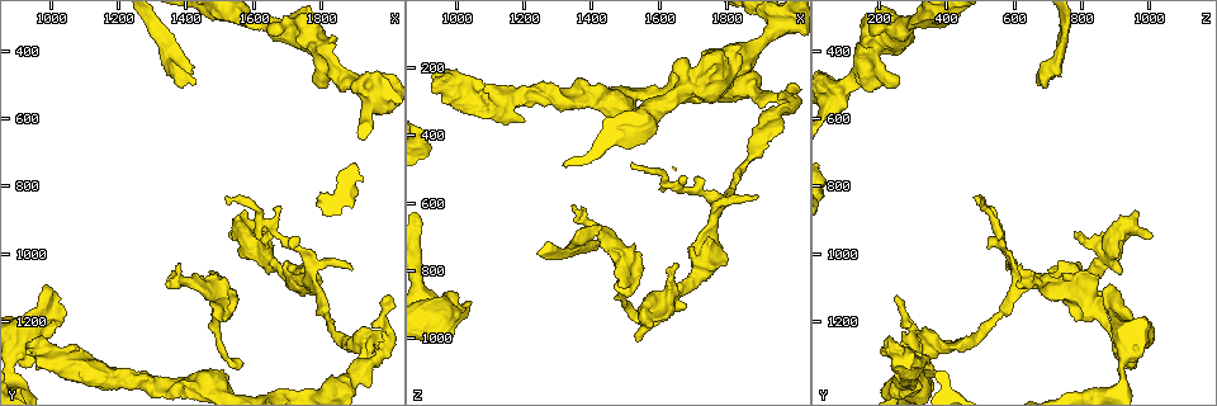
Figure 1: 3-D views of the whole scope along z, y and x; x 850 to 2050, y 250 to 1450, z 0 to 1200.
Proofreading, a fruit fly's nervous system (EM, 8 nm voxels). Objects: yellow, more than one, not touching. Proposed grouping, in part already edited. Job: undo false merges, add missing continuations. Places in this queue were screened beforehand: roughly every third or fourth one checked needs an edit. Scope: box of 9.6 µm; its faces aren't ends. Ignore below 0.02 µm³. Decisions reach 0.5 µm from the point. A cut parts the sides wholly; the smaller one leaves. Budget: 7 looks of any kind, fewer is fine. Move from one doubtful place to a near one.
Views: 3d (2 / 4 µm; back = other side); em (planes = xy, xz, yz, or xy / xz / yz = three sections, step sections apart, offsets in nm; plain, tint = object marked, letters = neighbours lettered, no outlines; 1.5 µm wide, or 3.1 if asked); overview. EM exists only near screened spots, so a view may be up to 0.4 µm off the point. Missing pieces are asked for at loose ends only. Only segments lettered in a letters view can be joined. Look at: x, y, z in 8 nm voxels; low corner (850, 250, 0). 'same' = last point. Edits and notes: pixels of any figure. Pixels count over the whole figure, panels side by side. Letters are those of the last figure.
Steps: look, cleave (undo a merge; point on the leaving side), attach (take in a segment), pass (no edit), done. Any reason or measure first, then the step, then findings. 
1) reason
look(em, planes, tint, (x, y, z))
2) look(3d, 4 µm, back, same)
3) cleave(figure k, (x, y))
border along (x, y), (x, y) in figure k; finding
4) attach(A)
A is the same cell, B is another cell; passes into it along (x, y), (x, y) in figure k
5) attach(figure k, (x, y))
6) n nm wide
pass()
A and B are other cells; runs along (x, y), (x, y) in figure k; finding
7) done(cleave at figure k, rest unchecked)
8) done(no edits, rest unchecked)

branch stops here
look(em, planes, letters, (1520, 830, 490))

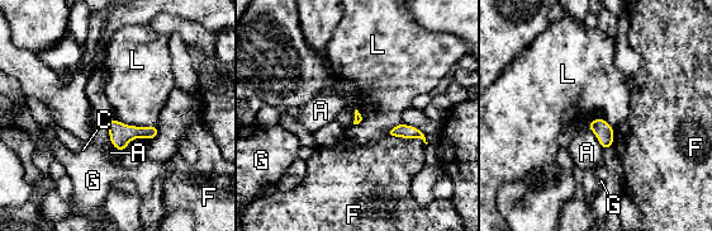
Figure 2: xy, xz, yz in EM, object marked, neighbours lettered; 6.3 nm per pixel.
pass()
A, C, F, G and L are other cells; none of them fits

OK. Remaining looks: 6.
branch stops here
look(em, xz, step 4, tint, (1370, 1030, 610))

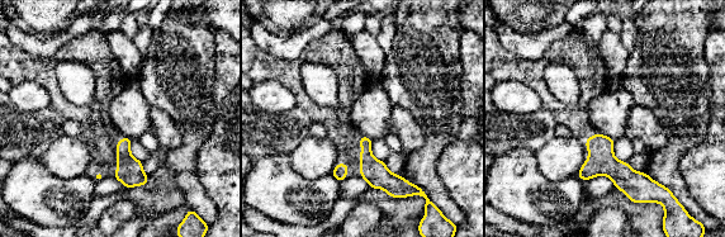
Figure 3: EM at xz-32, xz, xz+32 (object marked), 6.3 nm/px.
another direction
look(em, planes, letters, same)

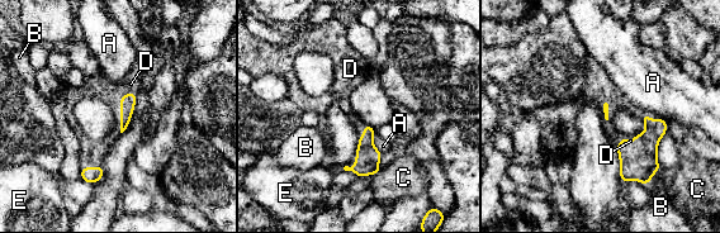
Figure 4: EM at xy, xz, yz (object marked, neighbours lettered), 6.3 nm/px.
attach(D)
D is the same cell, A, B, C and E are other cells; passes into it along (127, 103), (121, 109), (131, 84) in figure 4; it goes on there

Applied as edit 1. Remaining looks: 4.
redraw
look(overview)

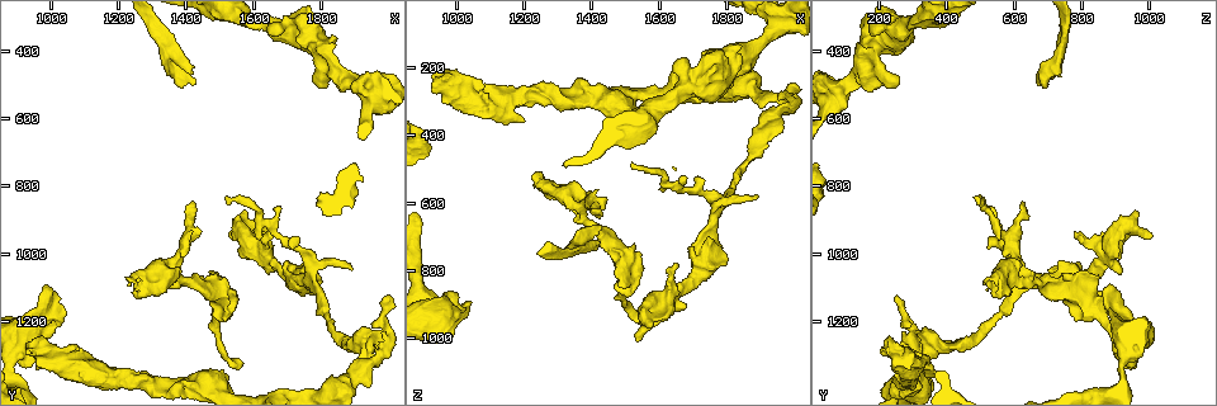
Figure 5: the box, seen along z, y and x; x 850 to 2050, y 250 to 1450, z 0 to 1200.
look(3d, 4 µm, (920, 1300, 220))

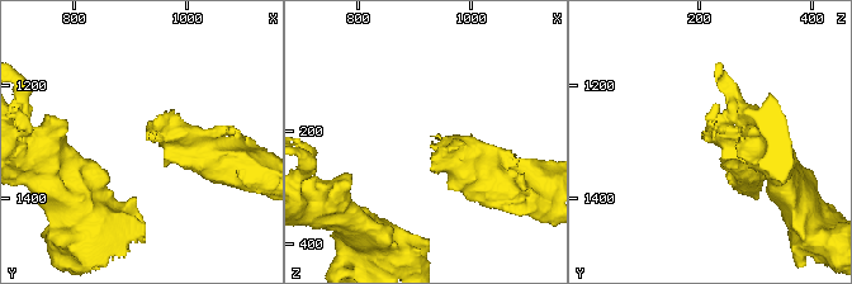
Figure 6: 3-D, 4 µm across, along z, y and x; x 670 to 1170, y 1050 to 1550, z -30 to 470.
look(em, planes, plain, (925, 1295, 220))

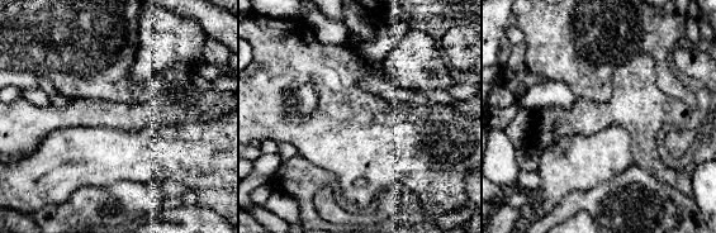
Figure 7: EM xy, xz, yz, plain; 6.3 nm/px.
what lies round it
look(em, planes, letters, same)

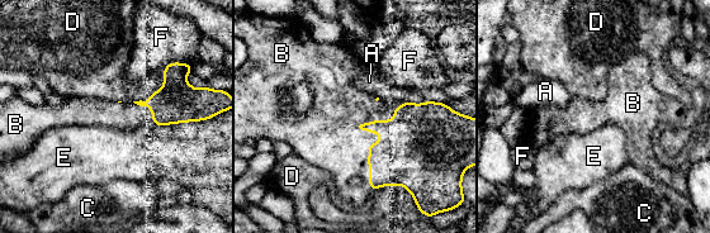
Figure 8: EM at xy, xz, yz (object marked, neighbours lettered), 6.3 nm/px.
B touches over 550 nm
attach(B)
B is the same cell, A, C, D, E and F are other cells; the neuron continues

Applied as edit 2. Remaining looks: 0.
done(attach at figure 4, attach at figure 8, rest unchecked)

